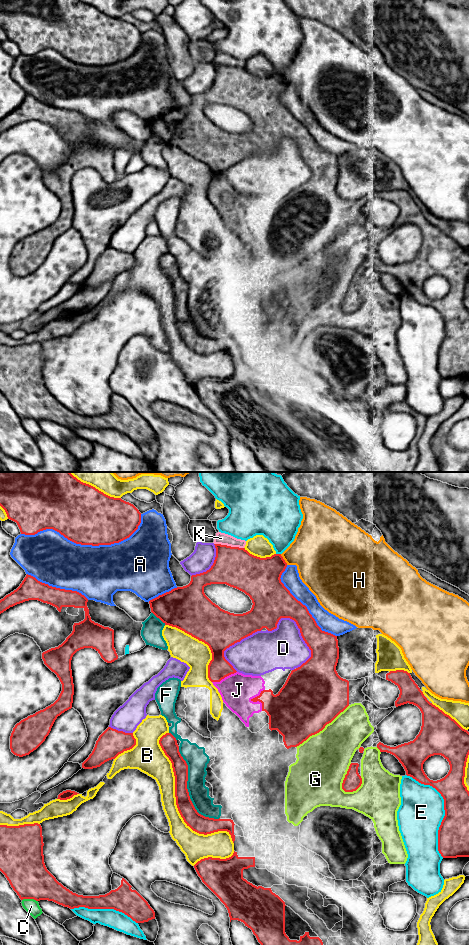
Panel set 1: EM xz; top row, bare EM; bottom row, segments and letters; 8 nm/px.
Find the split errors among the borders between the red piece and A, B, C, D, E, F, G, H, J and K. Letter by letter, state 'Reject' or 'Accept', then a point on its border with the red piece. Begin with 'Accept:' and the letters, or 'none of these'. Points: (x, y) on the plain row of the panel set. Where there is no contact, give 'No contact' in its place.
Accept: none of these
A: Reject. Touches red at xz (86, 64)
B: Reject. Touches red at xz (176, 324)
C: Reject. Touches red at xz (30, 418)
D: Reject. Touches red at xz (303, 159)
E: Reject. Touches red at xz (444, 329)
F: Reject. Touches red at xz (187, 309)
G: Reject. Touches red at xz (322, 249)
H: Reject. Touches red at xz (283, 79)
J: Reject. Touches red at xz (254, 221)
K: Reject. Touches red at xz (229, 66)

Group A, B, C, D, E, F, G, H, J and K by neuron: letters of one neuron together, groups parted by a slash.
A / B / C / D / E J / F G / H / K

